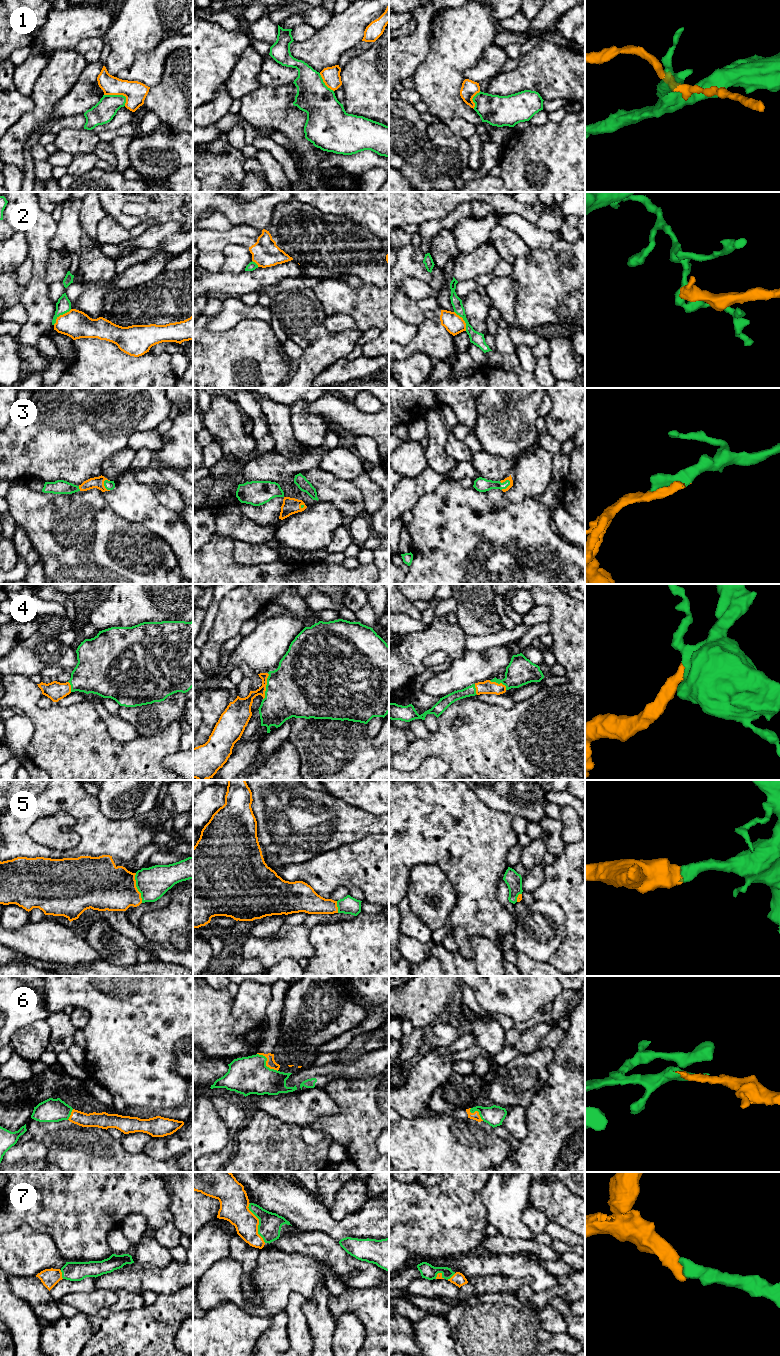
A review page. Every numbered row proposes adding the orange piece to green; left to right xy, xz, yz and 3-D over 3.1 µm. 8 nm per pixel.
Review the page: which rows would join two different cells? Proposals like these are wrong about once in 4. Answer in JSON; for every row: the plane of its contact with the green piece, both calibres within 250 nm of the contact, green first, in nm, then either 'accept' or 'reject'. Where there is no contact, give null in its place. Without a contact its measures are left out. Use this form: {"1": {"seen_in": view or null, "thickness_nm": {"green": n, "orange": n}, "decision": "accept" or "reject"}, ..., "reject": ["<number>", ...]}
{"1": {"seen_in": "xy", "thickness_nm": {"green": 180, "orange": 180}, "decision": "reject"}, "2": {"seen_in": "xy", "thickness_nm": {"green": 120, "orange": 220}, "decision": "reject"}, "3": {"seen_in": "yz", "thickness_nm": {"green": 110, "orange": 40}, "decision": "accept"}, "4": {"seen_in": "xz", "thickness_nm": {"green": 460, "orange": 140}, "decision": "accept"}, "5": {"seen_in": "xy", "thickness_nm": {"green": 260, "orange": 360}, "decision": "accept"}, "6": {"seen_in": "xz", "thickness_nm": {"green": 300, "orange": 70}, "decision": "accept"}, "7": {"seen_in": "xz", "thickness_nm": {"green": 180, "orange": 220}, "decision": "accept"}, "reject": ["1", "2"]}

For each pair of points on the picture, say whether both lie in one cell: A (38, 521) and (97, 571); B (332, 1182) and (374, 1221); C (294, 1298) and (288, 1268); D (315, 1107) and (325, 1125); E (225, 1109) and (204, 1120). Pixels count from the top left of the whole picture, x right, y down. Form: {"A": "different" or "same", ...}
{"A": "same", "B": "different", "C": "different", "D": "different", "E": "different"}

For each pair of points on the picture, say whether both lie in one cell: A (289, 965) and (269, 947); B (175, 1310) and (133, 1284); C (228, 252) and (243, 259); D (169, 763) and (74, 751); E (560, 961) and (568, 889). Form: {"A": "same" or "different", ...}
{"A": "different", "B": "different", "C": "same", "D": "different", "E": "same"}

